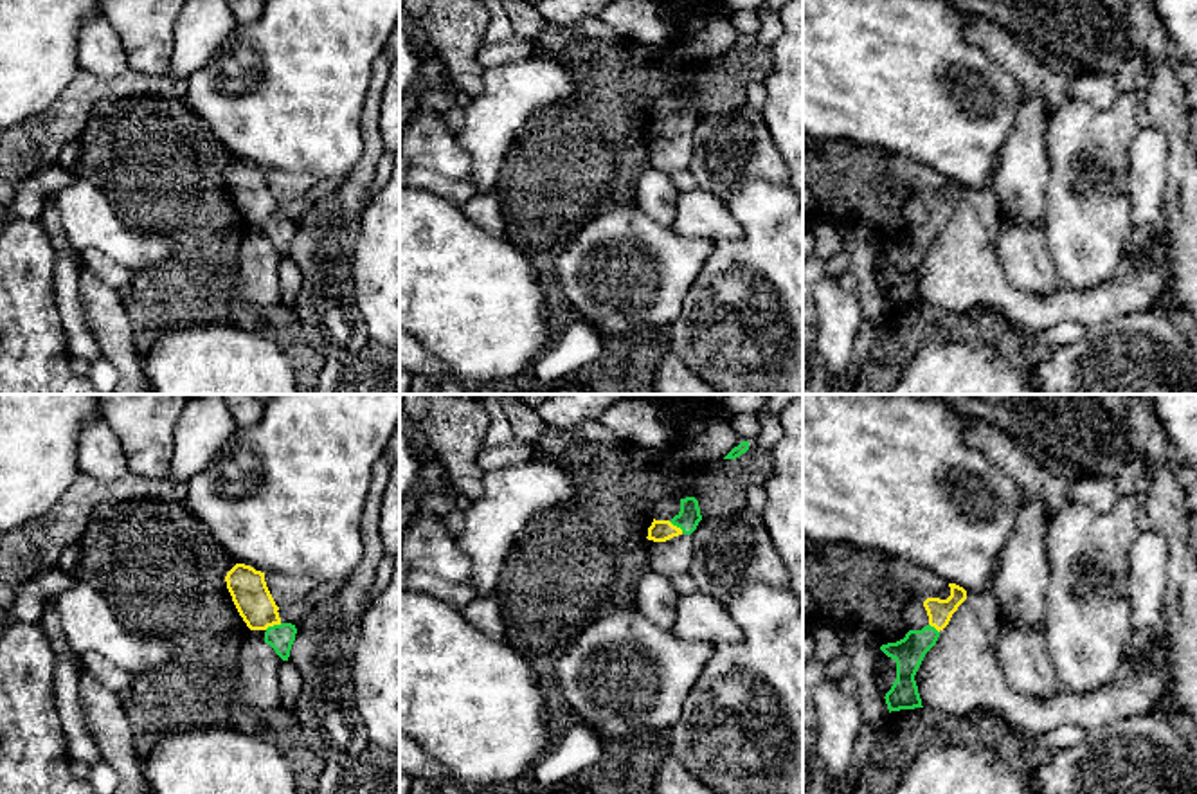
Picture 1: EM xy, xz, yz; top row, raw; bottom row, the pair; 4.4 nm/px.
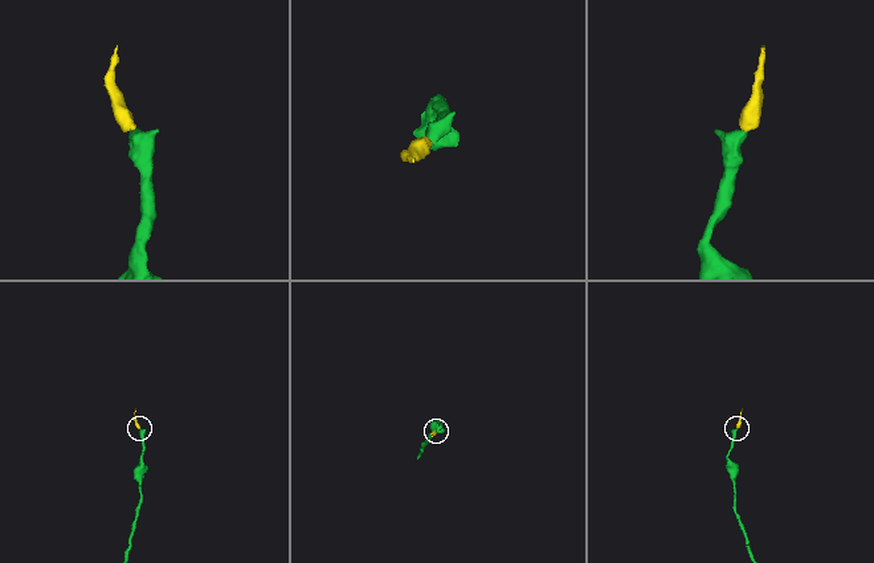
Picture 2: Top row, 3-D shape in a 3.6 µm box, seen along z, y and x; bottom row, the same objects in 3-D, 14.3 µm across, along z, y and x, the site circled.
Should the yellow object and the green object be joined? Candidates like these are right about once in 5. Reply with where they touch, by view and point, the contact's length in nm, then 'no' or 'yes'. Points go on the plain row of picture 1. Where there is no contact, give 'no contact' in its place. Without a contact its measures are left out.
meets yellow in xy at (272, 222); contact 80 nm long; yes

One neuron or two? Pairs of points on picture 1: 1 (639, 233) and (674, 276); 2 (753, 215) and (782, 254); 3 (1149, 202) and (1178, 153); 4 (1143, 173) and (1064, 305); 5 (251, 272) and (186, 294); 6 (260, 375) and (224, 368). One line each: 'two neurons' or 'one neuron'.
1: one neuron
2: one neuron
3: two neurons
4: two neurons
5: two neurons
6: one neuron

